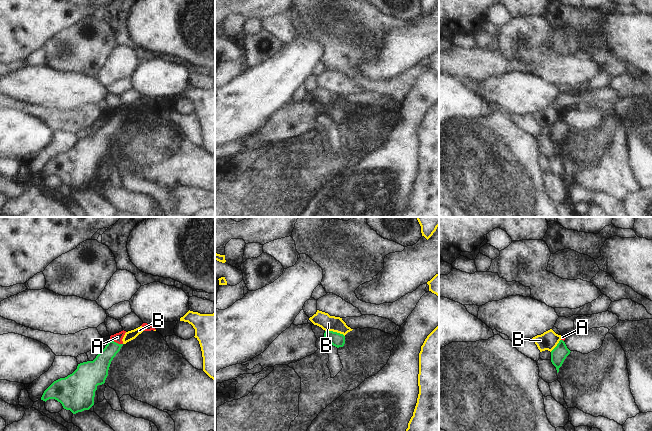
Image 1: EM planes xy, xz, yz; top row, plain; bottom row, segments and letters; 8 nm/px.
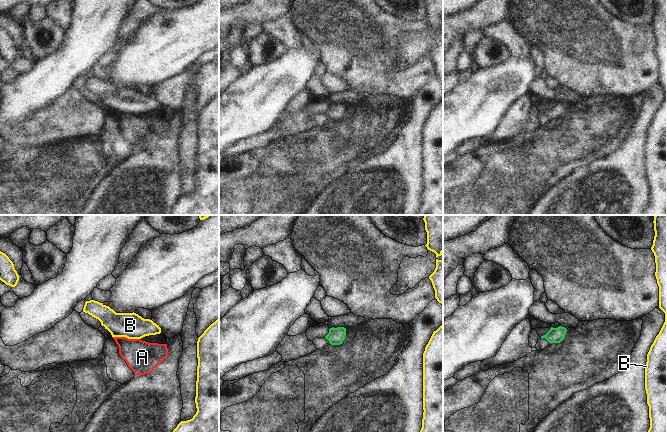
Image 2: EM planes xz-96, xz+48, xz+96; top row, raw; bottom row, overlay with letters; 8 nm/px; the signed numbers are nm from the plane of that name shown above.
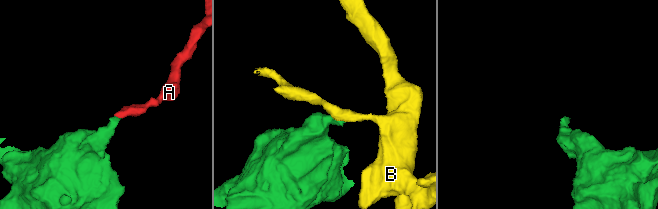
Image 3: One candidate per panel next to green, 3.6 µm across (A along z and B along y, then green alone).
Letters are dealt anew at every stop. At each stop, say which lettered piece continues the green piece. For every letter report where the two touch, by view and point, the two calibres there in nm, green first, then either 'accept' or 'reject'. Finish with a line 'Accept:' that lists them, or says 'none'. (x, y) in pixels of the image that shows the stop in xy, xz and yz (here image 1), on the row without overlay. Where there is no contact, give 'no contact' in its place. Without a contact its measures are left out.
A: meets green in xy at (115, 118); 160 nm thick on the green side, 70 nm on the other; accept
B: meets green in xz at (335, 108); 110 nm thick on the green side, 130 nm on the other; reject
Accept: A

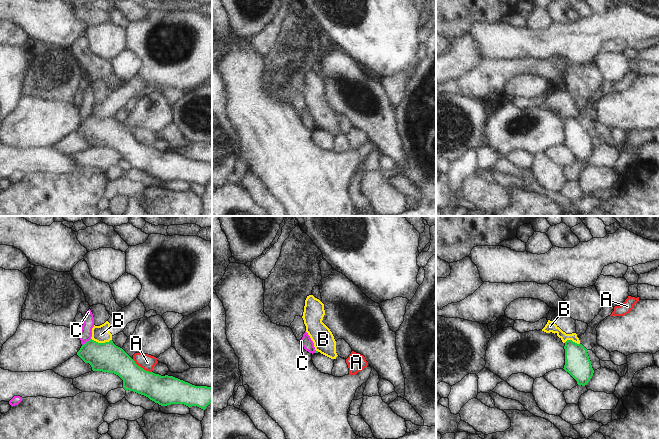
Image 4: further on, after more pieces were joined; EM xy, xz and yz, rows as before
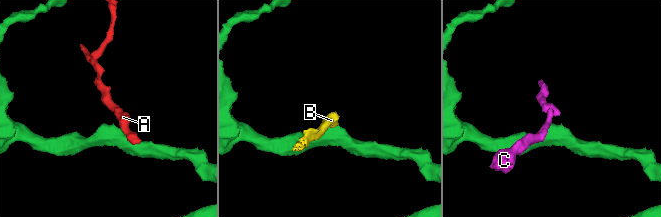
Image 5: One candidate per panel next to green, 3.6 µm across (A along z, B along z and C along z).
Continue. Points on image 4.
A: meets green in xy at (142, 144); 240 nm thick on the green side, 120 nm on the other; reject
B: meets green in xy at (101, 119); 240 nm thick on the green side, 140 nm on the other; reject
C: meets green in xy at (87, 117); 240 nm thick on the green side, 100 nm on the other; reject
Accept: none

